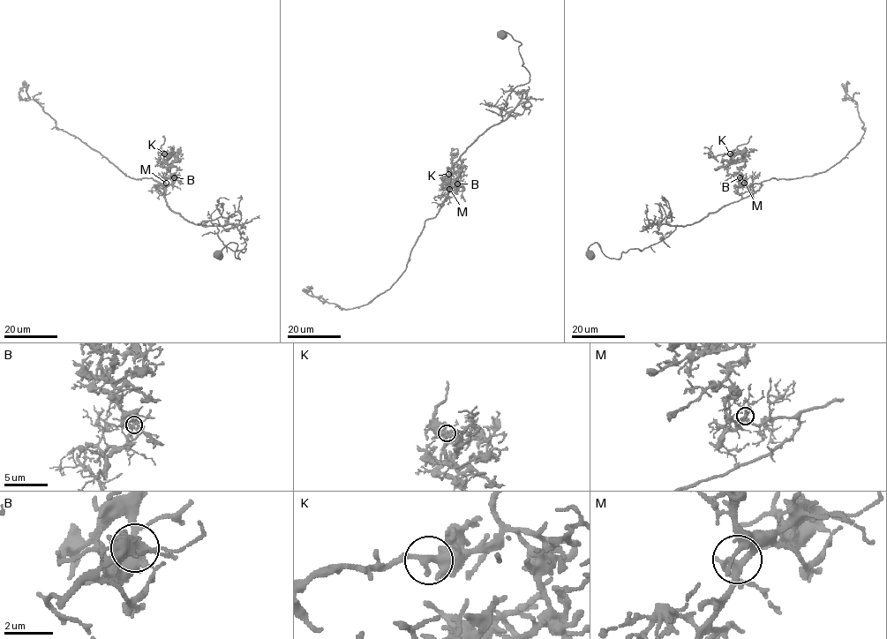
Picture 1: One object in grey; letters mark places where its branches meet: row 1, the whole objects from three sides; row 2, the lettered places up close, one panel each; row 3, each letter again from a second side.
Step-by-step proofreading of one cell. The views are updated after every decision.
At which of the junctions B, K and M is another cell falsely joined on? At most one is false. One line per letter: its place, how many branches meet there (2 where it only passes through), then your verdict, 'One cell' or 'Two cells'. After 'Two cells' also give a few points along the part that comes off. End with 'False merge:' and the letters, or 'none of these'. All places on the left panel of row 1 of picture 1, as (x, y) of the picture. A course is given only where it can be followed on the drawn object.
B: Place: (174, 177). Branches: 3. Two cells. Course of the part to remove: (174, 177), (162, 165), (163, 155), (158, 151), (169, 157), (174, 147), (168, 146)
K: Place: (164, 154). Branches: 3. One cell
M: Place: (166, 183). Branches: 3. One cell
False merge: B

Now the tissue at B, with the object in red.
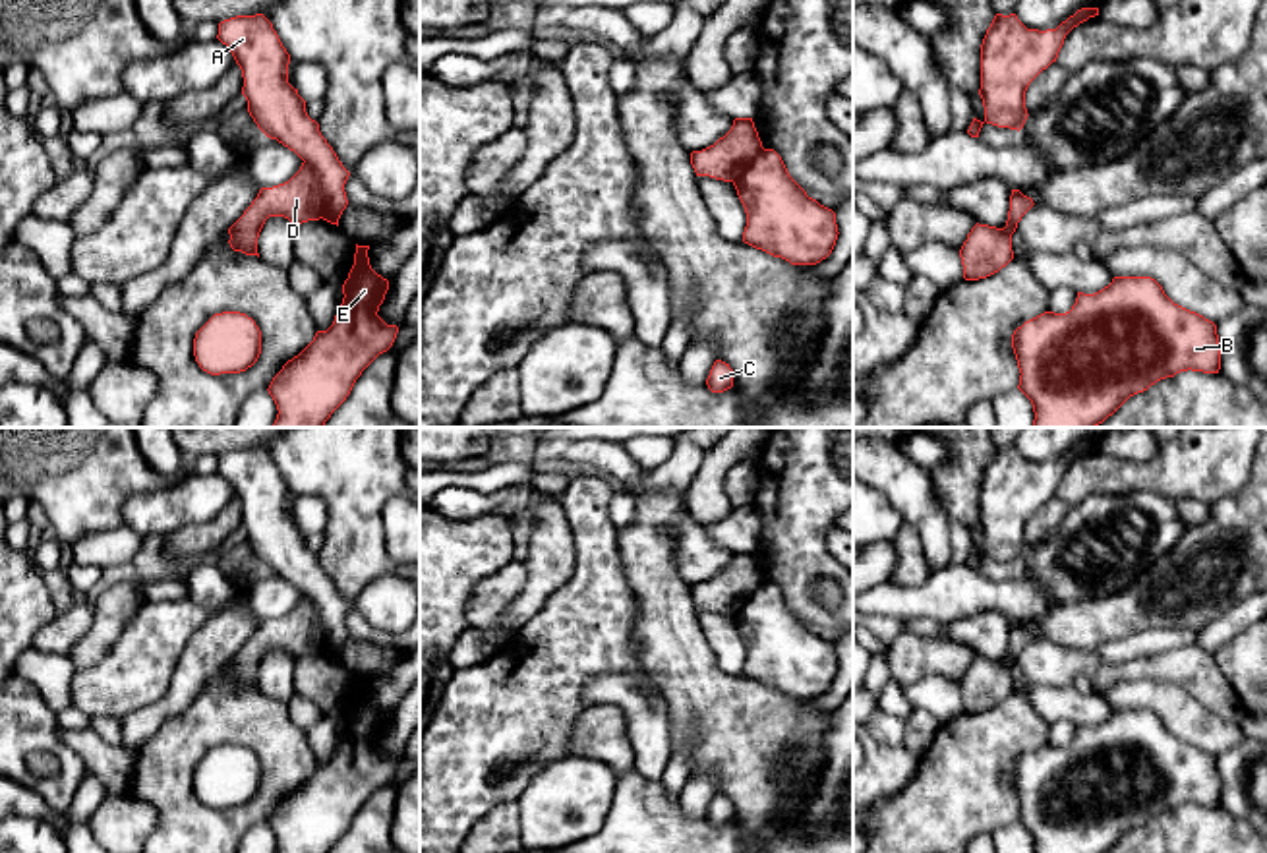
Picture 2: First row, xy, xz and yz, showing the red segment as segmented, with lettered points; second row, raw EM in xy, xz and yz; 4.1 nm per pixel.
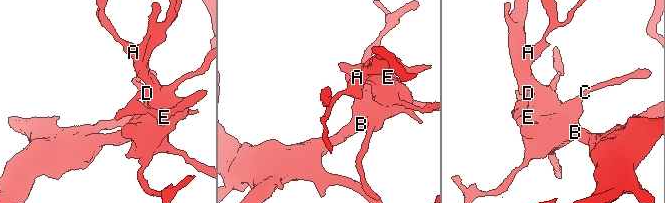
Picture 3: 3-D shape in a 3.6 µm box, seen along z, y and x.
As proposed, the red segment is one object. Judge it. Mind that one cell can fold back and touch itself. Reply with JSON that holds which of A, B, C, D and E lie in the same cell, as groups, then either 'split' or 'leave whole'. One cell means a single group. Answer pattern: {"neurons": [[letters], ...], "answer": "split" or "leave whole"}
{"neurons": [["A", "B", "C", "E"], ["D"]], "answer": "split"}

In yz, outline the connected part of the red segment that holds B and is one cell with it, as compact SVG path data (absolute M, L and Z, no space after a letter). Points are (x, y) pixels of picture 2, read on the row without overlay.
M1114 710L1095 727L1077 725L1070 745L1045 745L1017 760L1012 768L1012 781L1021 807L1017 822L1031 834L1035 853L1106 853L1130 830L1161 812L1188 803L1203 807L1221 803L1217 758L1174 737L1151 710Z

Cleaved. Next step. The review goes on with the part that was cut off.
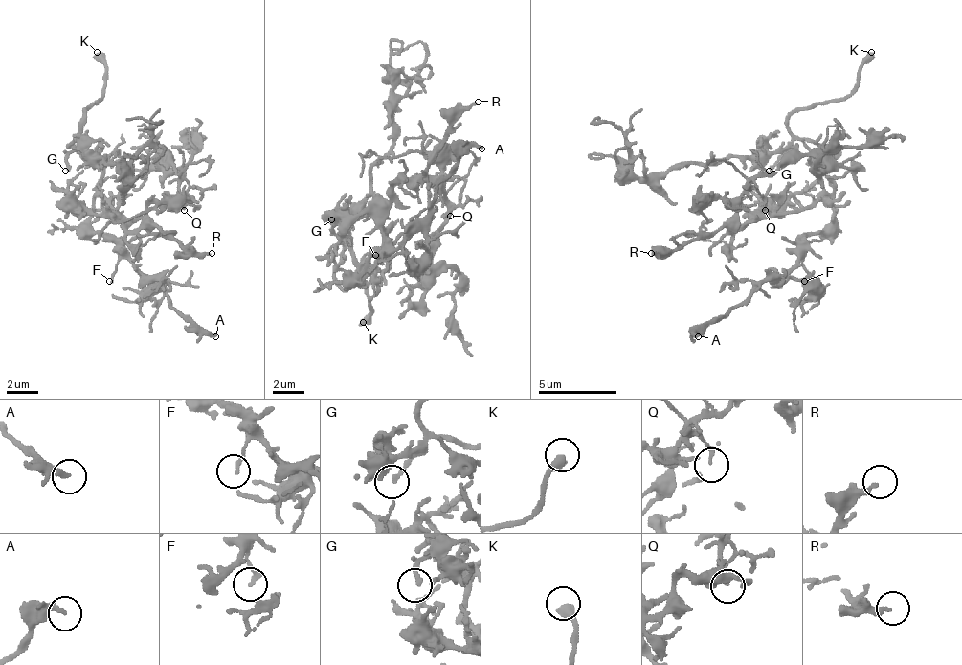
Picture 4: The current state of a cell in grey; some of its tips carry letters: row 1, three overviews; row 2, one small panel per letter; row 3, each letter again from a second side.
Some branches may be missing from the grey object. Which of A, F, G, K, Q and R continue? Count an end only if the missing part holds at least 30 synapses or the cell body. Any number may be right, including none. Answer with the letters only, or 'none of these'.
K

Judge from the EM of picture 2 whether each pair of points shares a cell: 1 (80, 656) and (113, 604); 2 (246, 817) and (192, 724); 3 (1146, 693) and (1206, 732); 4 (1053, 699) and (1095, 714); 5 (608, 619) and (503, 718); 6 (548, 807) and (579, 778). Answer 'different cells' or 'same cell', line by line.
1: same cell
2: same cell
3: same cell
4: same cell
5: same cell
6: same cell

